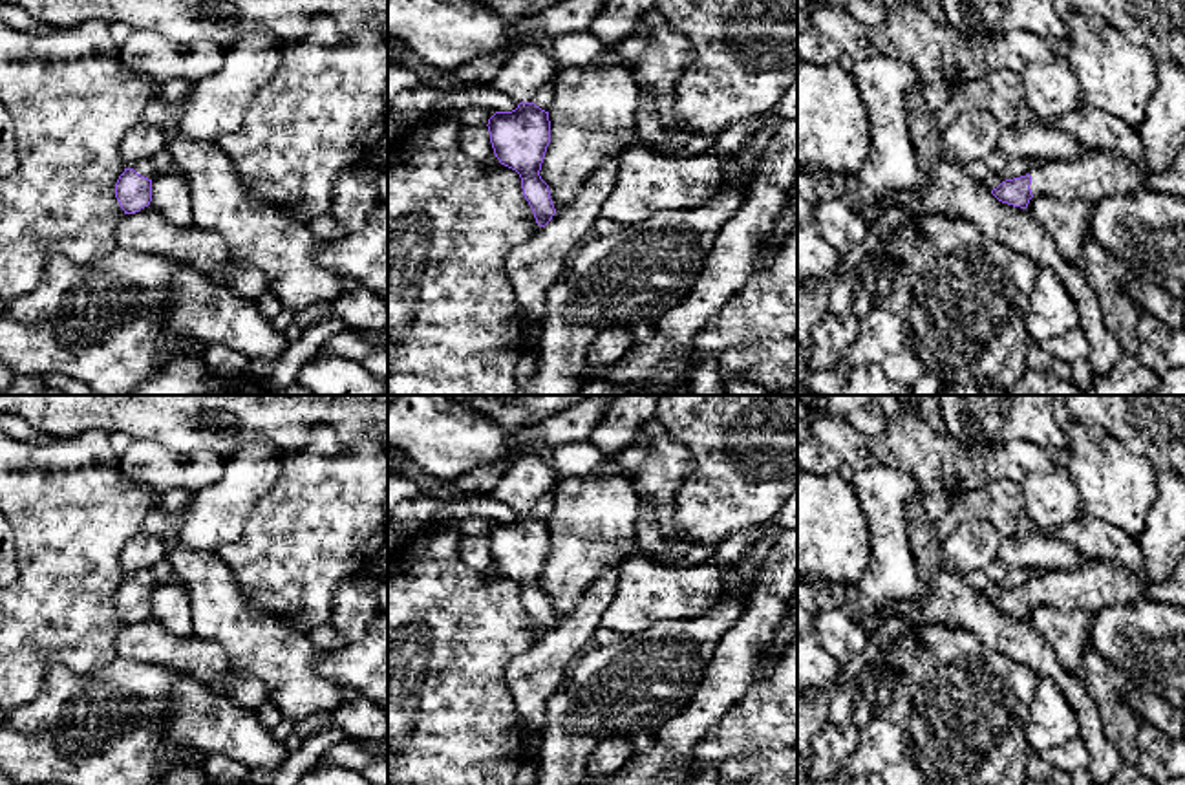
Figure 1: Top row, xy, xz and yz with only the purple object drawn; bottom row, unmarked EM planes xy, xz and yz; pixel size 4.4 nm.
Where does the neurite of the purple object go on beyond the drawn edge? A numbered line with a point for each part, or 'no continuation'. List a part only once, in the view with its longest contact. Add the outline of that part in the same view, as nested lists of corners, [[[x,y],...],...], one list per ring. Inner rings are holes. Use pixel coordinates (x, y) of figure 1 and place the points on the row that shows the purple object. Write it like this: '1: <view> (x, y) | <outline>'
1: yz (1098, 172) | [[[1088,150],[1070,161],[1044,161],[1030,172],[1031,194],[1073,201],[1099,201],[1103,196],[1130,194],[1143,187],[1143,165],[1106,150]]]

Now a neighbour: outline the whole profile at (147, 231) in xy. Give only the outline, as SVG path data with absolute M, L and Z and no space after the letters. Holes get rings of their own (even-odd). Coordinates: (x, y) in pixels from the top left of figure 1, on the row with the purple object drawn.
M150 207L124 214L115 229L117 247L174 258L201 274L219 278L229 260L229 243L196 225L177 227Z

